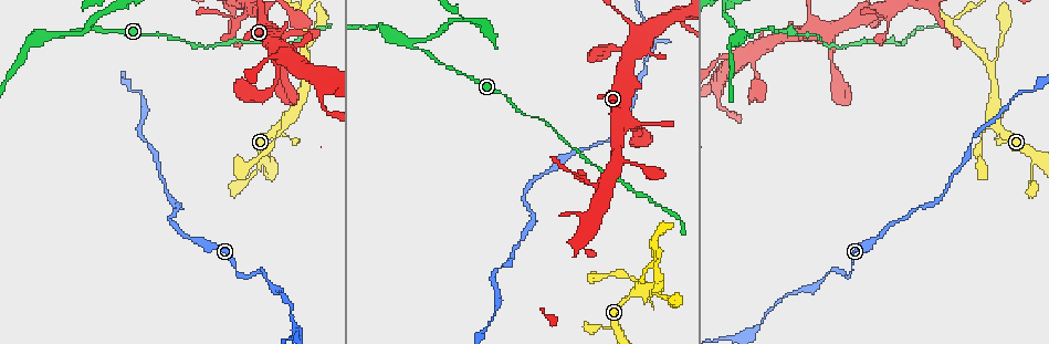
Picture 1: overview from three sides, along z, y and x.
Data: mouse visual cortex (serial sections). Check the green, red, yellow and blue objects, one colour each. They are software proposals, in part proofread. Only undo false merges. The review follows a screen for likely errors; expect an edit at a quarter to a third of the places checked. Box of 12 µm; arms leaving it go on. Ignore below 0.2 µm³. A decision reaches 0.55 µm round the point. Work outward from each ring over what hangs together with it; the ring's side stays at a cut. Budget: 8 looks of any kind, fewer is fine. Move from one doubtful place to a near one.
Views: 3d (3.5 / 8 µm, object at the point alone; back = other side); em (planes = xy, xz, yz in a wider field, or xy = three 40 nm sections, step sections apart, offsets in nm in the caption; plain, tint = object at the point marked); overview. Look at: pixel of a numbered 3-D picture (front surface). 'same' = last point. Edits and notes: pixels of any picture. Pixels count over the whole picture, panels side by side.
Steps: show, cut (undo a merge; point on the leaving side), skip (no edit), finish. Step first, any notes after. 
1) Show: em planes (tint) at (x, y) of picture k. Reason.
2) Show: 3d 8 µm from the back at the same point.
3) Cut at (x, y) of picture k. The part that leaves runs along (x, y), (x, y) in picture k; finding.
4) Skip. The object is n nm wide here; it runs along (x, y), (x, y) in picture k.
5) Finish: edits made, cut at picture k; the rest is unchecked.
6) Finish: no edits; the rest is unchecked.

Show: 3d 3.5 µm at (55, 36) of picture 1. Three-way junction.

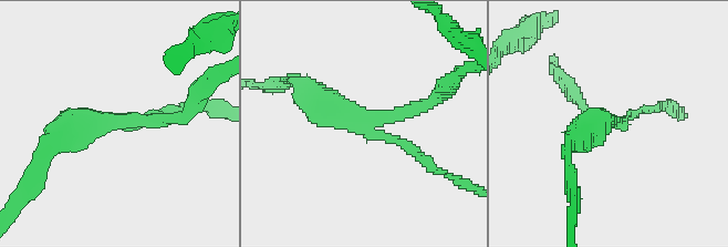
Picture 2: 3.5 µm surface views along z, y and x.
Show: em planes (tint) at (367, 127) of picture 2. 3 arms meet here; the arms are 150, 200, 400 nm wide.

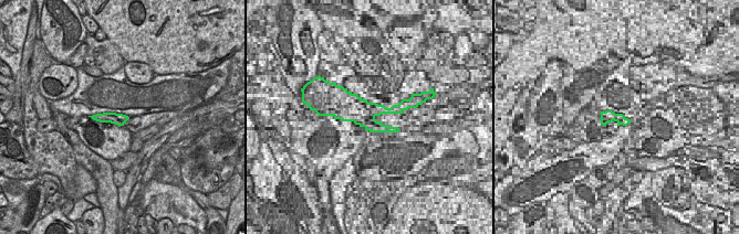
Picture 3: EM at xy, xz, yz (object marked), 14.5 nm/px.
Cut at (73, 134) of picture 2. The part that leaves runs along (117, 120), (60, 134), (40, 164) in picture 2; two cells meet here.

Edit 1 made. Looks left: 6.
Show: em xy step 2 (tint) at (751, 61) of picture 1. Four arms meet.

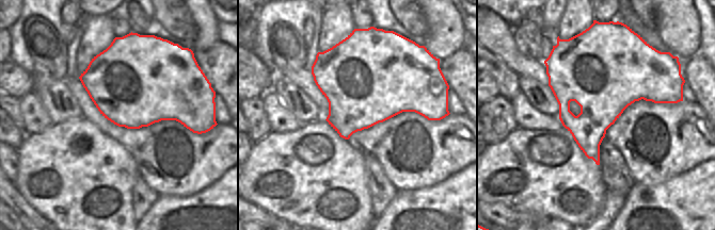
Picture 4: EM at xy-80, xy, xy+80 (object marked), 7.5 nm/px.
Show: 3d 3.5 µm at the same point.

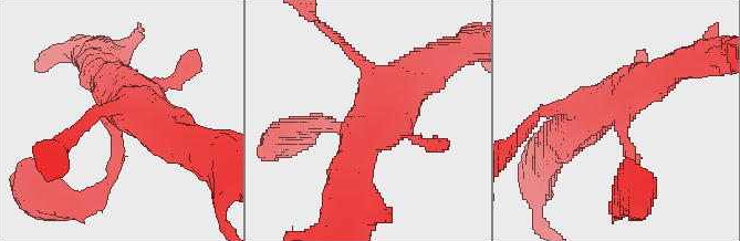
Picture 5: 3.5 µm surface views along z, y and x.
Skip. The object is 600 nm wide here; it runs along (351, 174), (377, 100), (415, 69) in picture 5; continuous, no second cell.

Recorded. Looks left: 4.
Show: 3d 3.5 µm at (637, 291) of picture 1. Thick turns thin.

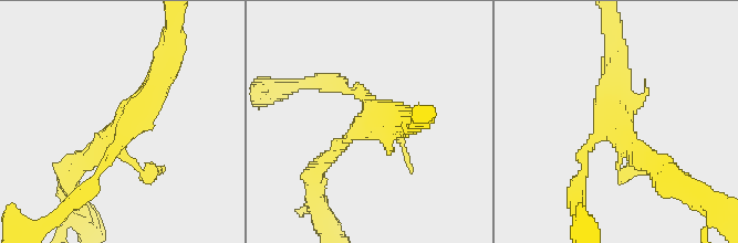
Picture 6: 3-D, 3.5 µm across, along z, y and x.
Show: em xy step 2 (tint) at (117, 131) of picture 6. Shape alone is not enough.

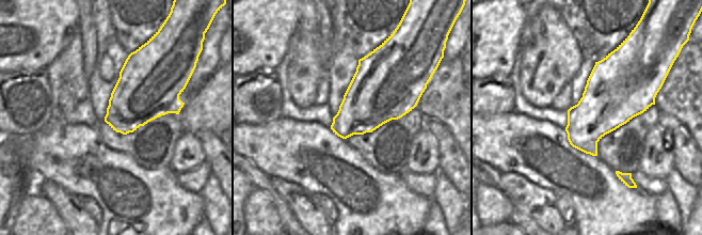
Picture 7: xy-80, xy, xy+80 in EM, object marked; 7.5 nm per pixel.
Show: em planes (tint) at the same point.

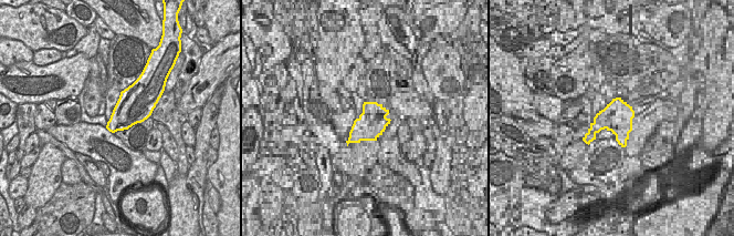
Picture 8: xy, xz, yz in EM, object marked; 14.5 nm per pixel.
Skip. The object is 440 nm wide here; it runs along (69, 173), (137, 113), (160, 75) in picture 6; one cell here.

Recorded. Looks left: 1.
Finish: edits made, cut at picture 2; the rest is unchecked.

